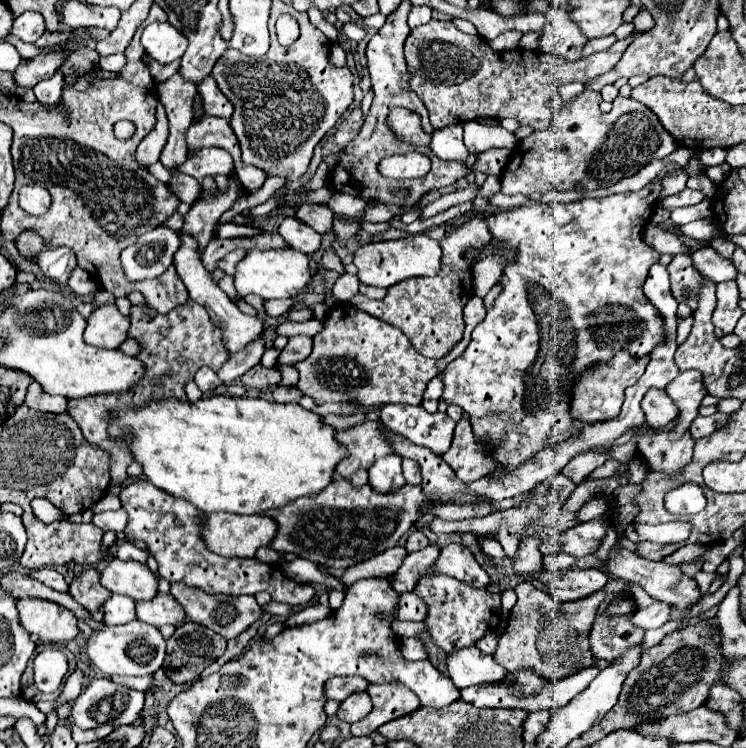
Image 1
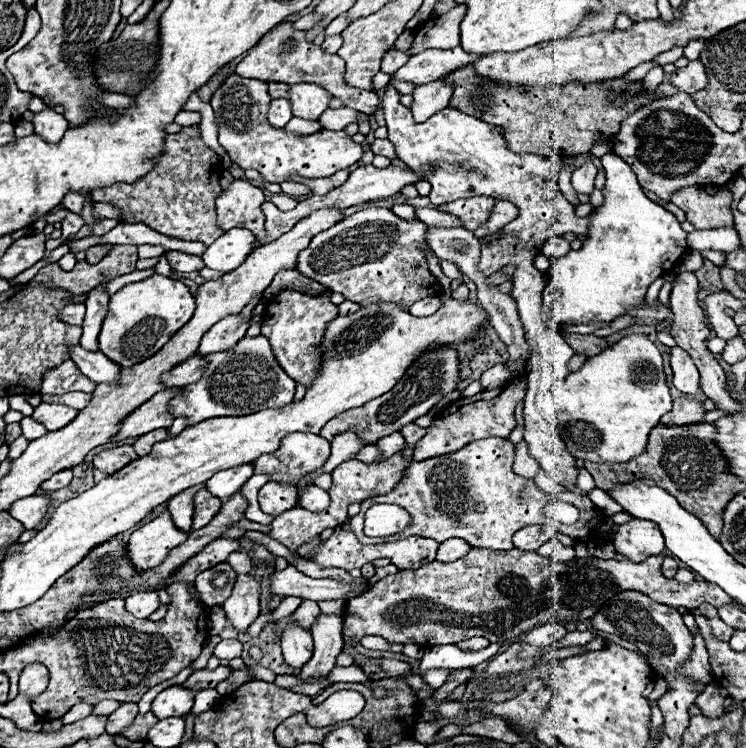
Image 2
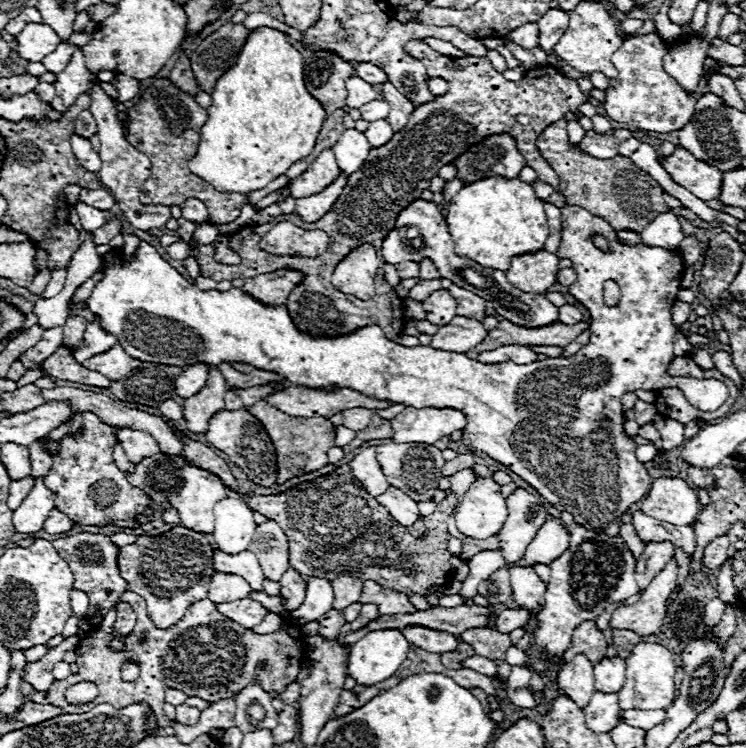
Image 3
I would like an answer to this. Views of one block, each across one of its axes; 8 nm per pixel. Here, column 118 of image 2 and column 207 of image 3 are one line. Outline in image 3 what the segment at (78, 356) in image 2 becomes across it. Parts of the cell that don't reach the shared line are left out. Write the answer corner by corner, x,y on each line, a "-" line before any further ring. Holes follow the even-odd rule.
196,364
196,366
186,366
184,372
176,378
176,394
180,398
190,398
194,396
198,390
204,388
208,378
208,366
206,364

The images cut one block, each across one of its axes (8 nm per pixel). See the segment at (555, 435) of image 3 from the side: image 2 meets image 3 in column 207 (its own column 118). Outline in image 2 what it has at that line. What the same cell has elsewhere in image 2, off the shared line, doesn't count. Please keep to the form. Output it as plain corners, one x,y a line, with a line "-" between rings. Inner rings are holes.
154,274
146,280
132,282
110,296
110,310
108,310
108,316
102,324
102,332
98,338
100,352
124,368
144,362
146,358
154,356
168,342
168,338
172,338
172,334
176,334
176,330
180,330
188,322
188,318
192,318
192,314
194,314
194,296
190,294
190,288
186,284
182,284
180,280
172,280
168,276

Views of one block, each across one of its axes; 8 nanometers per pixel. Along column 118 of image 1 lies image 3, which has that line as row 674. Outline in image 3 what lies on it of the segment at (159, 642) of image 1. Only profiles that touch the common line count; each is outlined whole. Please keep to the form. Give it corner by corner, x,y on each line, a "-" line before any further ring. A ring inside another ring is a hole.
638,642
626,660
626,682
618,692
622,710
668,708
676,698
674,654
656,642

